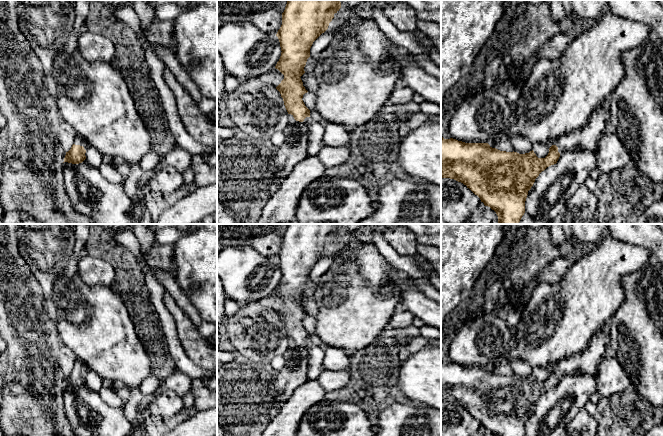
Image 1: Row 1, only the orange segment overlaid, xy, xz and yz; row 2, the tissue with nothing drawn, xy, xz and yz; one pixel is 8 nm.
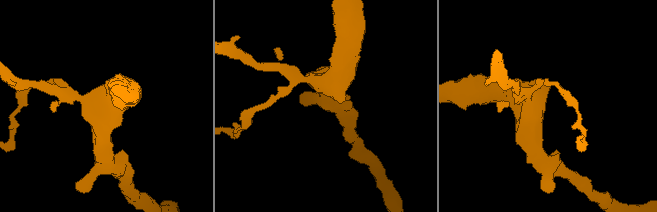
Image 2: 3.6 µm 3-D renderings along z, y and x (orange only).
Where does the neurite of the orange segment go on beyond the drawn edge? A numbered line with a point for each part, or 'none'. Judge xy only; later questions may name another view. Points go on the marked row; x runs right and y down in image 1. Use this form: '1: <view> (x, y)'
1: xy (79, 140)

